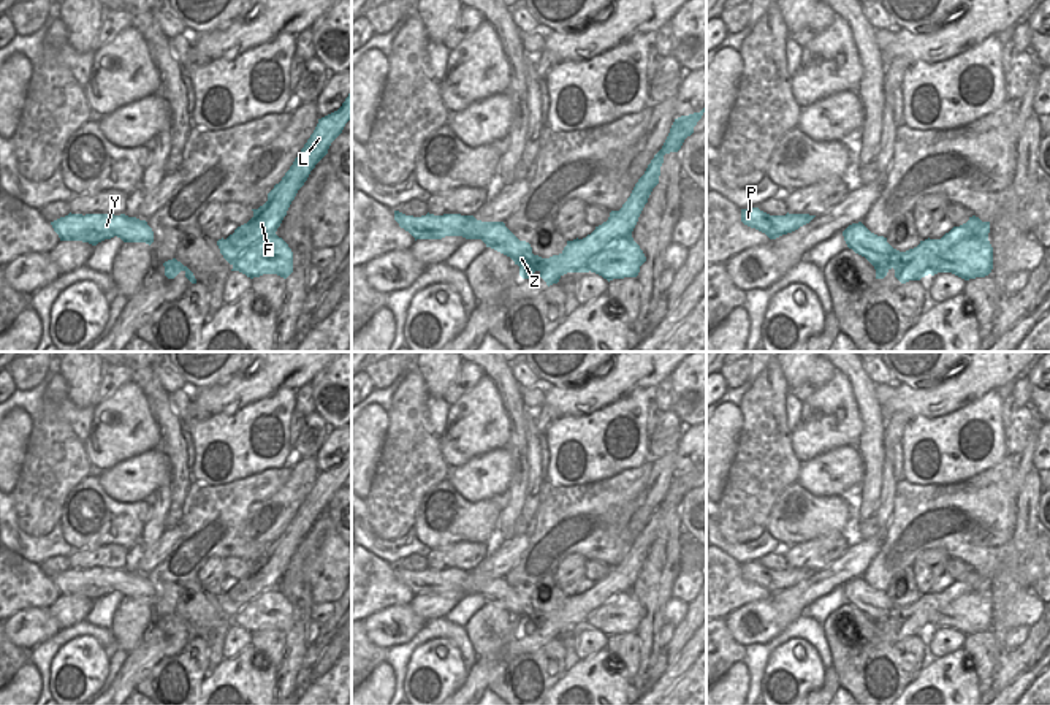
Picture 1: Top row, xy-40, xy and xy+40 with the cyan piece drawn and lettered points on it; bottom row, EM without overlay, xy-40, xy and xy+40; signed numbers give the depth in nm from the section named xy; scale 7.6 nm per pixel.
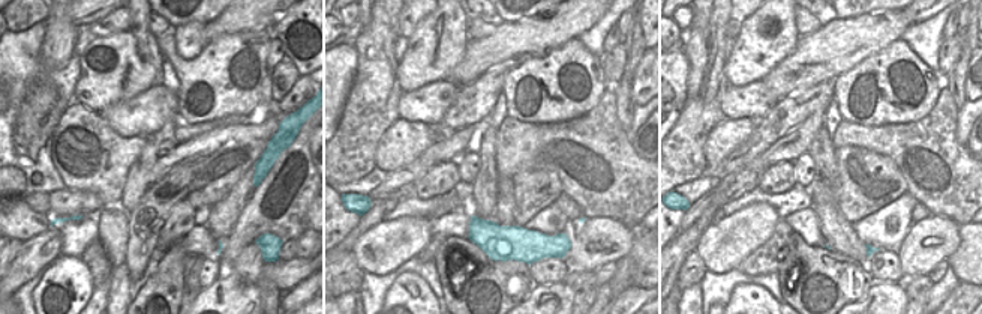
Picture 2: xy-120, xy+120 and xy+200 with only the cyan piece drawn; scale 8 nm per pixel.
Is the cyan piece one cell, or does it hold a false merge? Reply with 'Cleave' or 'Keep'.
Cleave.

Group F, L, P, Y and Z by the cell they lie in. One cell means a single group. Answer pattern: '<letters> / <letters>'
F L / P Y Z

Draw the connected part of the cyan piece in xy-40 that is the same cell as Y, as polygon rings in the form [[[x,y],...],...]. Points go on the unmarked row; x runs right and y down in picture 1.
[[[68,569],[51,577],[60,596],[82,596],[92,600],[114,591],[124,597],[154,597],[154,586],[146,575],[125,569]]]

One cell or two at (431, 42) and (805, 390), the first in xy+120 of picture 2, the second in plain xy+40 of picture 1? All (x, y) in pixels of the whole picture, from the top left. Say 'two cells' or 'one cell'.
two cells

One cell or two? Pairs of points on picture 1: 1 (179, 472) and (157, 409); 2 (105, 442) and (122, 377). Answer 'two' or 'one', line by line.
1: one
2: two

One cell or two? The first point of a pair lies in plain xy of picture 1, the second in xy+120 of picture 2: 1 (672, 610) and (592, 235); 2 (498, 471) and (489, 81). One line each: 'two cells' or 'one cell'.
1: one cell
2: two cells

